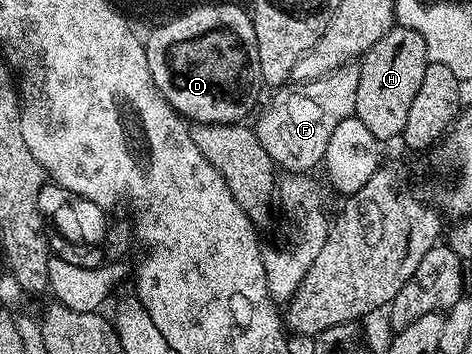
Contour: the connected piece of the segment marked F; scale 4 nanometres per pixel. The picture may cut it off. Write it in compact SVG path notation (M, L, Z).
M346 64L322 78L316 78L315 81L286 84L274 93L276 95L272 98L269 108L263 108L258 113L260 116L257 122L255 121L254 130L276 167L286 173L310 173L315 166L318 167L322 163L333 129L341 120L356 113L355 101L360 75L360 69L356 65Z

